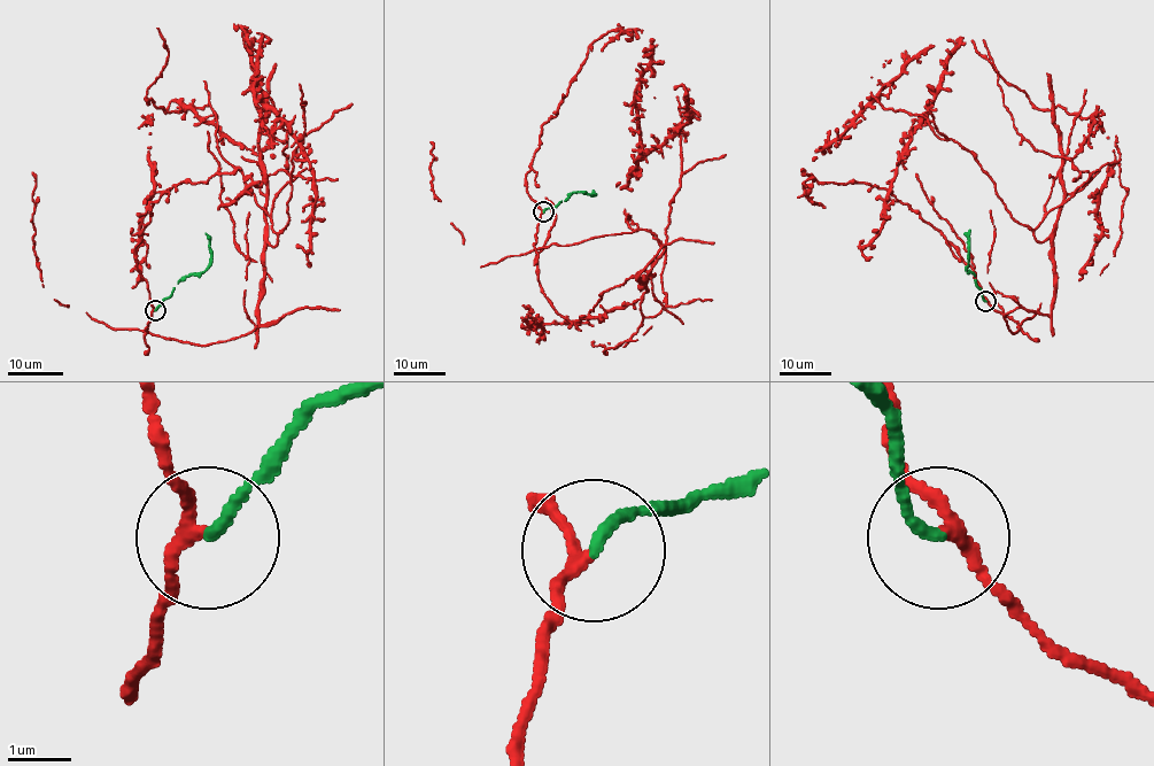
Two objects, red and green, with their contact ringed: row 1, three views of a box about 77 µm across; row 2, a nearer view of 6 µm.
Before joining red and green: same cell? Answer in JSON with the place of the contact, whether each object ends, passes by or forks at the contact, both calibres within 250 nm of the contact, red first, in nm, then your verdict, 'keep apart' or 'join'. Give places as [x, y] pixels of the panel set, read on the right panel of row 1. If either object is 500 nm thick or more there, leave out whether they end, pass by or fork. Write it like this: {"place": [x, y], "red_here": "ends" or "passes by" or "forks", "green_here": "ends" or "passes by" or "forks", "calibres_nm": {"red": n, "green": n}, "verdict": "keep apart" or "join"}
{"place": [985, 301], "red_here": "passes by", "green_here": "ends", "calibres_nm": {"red": 170, "green": 170}, "verdict": "keep apart"}

